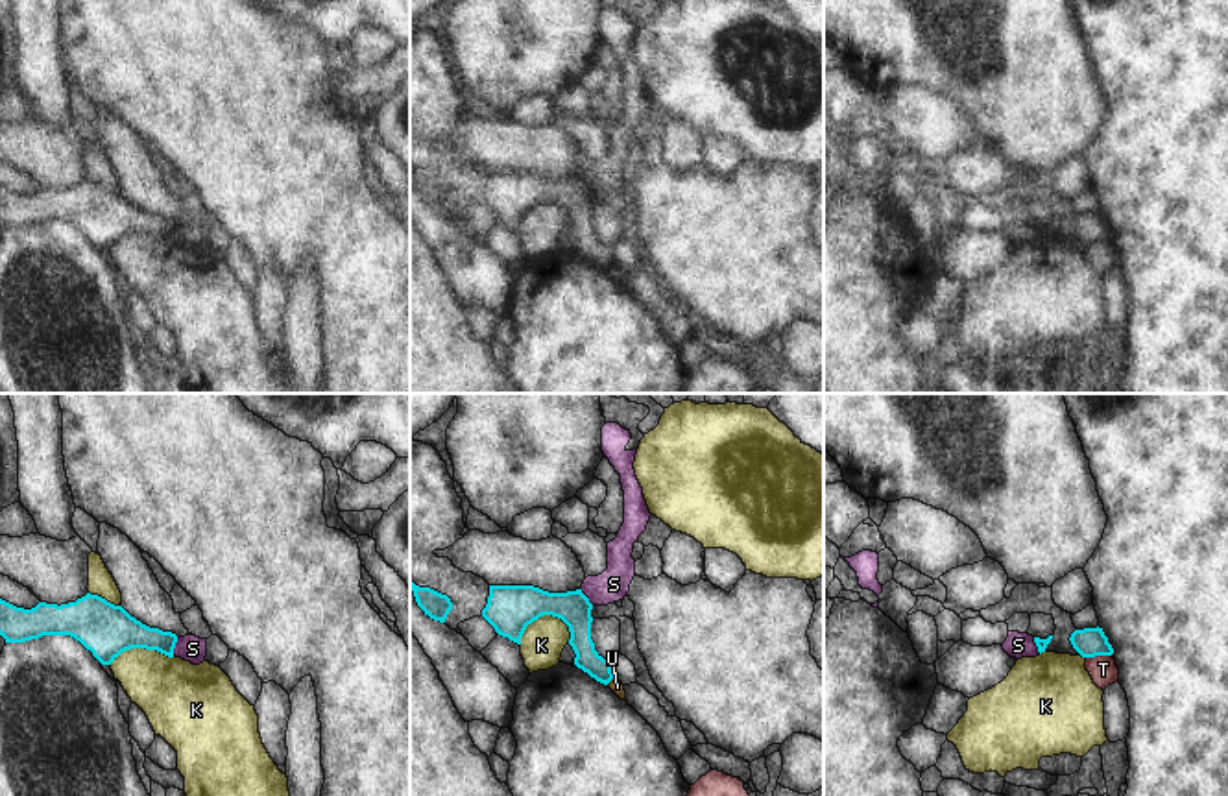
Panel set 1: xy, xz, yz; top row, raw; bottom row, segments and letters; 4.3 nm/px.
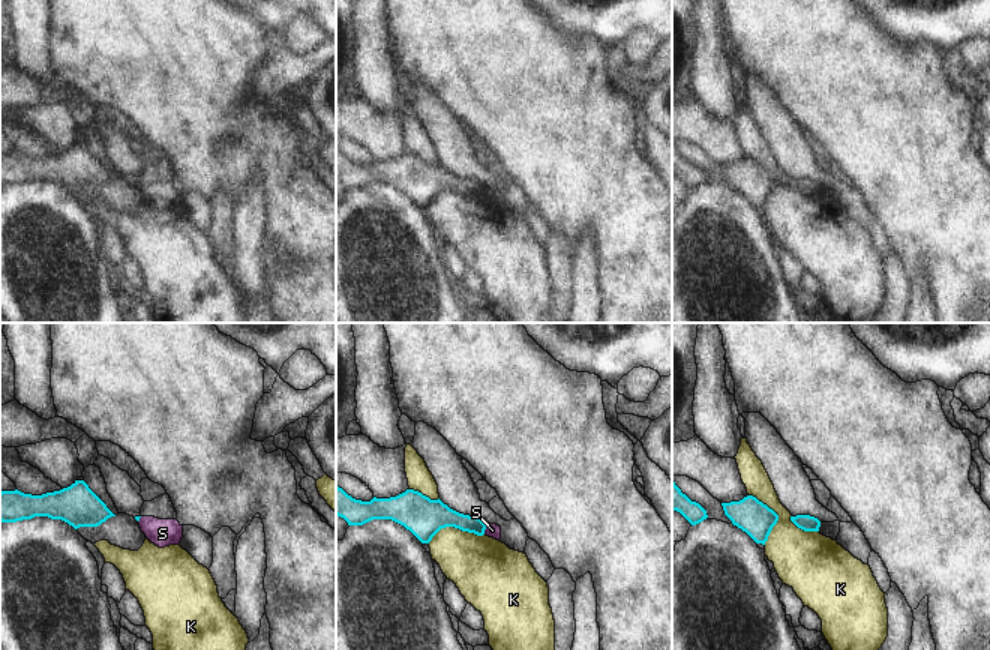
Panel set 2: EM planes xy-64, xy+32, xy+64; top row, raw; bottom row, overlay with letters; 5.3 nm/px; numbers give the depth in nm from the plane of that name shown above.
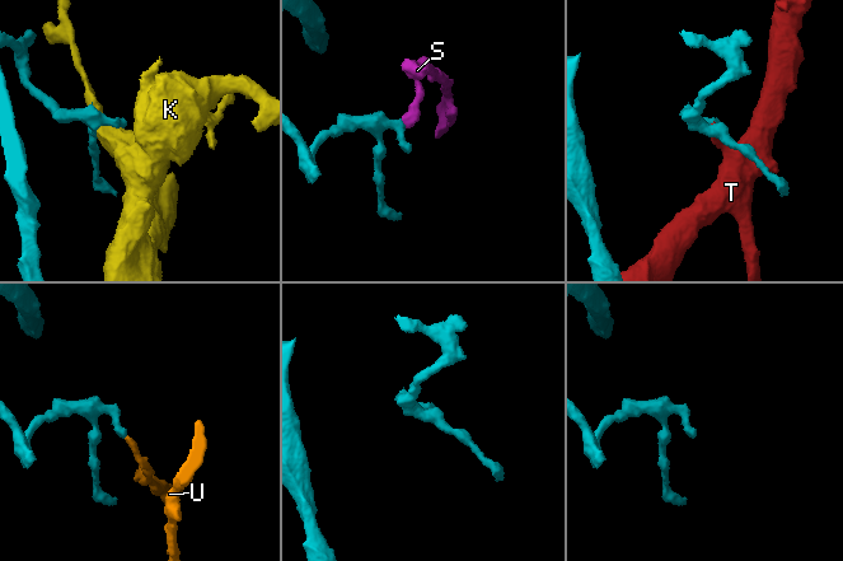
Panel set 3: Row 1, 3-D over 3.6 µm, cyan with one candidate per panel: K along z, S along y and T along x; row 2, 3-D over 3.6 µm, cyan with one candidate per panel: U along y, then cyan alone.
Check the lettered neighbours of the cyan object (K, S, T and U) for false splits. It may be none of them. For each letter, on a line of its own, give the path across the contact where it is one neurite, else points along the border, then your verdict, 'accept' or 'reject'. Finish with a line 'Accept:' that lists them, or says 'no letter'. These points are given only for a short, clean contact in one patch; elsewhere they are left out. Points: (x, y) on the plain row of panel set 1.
K: reject
S: border along xy (178, 224), (172, 241); reject
T: border along yz (1110, 241), (1086, 244); reject
U: reject
Accept: no letter

